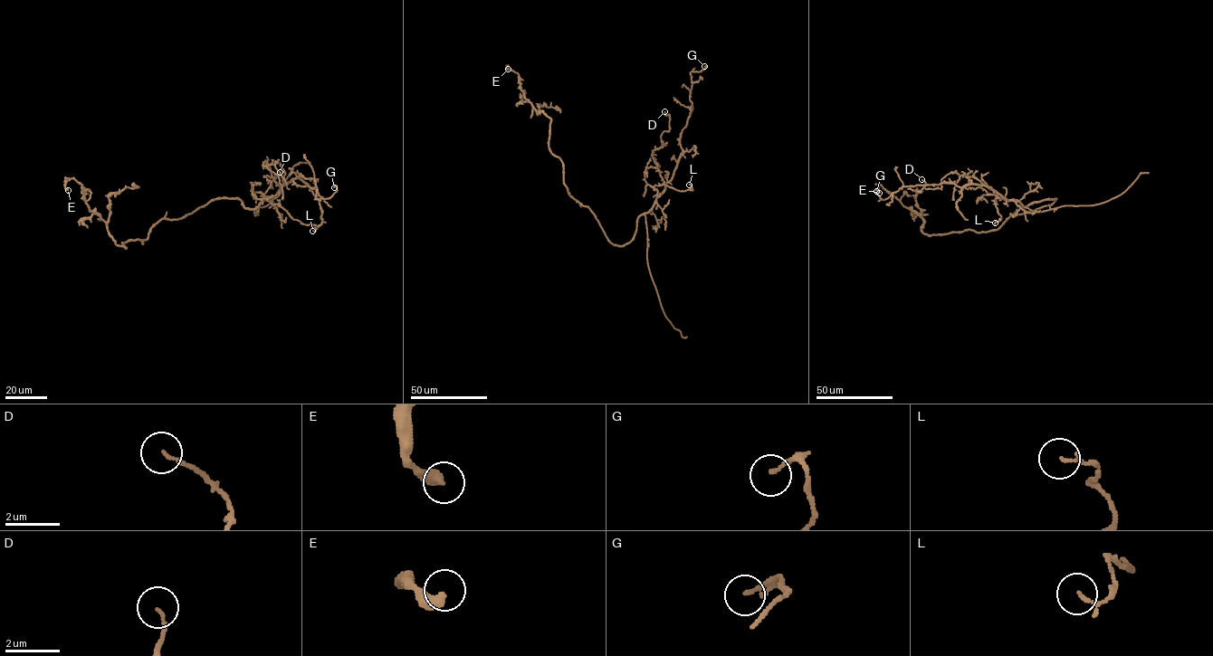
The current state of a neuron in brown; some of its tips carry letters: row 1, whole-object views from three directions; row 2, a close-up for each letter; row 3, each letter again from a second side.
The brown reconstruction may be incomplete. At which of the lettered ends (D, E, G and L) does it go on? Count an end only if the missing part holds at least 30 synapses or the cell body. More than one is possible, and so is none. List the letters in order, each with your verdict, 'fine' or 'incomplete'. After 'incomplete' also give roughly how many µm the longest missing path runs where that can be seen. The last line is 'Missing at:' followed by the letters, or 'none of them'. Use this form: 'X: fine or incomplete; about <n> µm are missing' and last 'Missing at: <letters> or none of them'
D: fine
E: fine
G: fine
L: fine
Missing at: none of them

